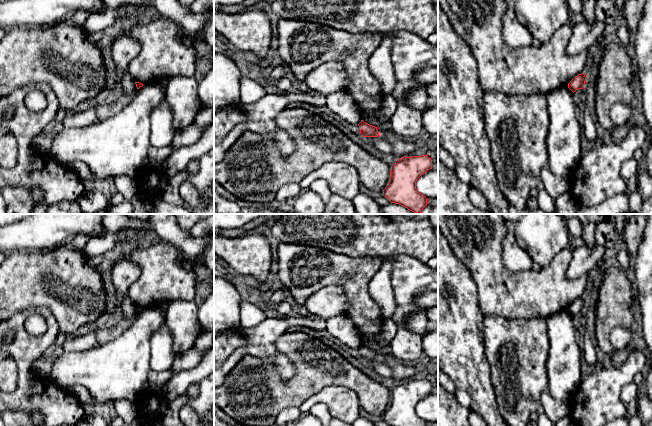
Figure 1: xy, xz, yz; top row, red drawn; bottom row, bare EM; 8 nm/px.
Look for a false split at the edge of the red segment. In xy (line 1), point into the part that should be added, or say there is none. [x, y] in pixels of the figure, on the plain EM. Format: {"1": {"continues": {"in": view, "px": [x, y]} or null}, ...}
{"1": {"continues": null}}

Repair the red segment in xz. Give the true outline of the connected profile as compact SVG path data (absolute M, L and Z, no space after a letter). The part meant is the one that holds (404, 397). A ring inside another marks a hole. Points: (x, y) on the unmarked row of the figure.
M427 379L399 382L391 390L383 420L390 426L427 426L427 422L417 415L416 405L430 393L432 384Z

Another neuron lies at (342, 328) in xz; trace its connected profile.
M345 315L333 316L327 319L326 330L333 338L350 348L358 349L362 344L354 322Z

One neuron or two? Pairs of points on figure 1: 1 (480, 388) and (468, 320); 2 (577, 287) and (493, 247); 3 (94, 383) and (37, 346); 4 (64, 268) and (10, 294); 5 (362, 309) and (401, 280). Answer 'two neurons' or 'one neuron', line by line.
1: one neuron
2: one neuron
3: two neurons
4: one neuron
5: two neurons

